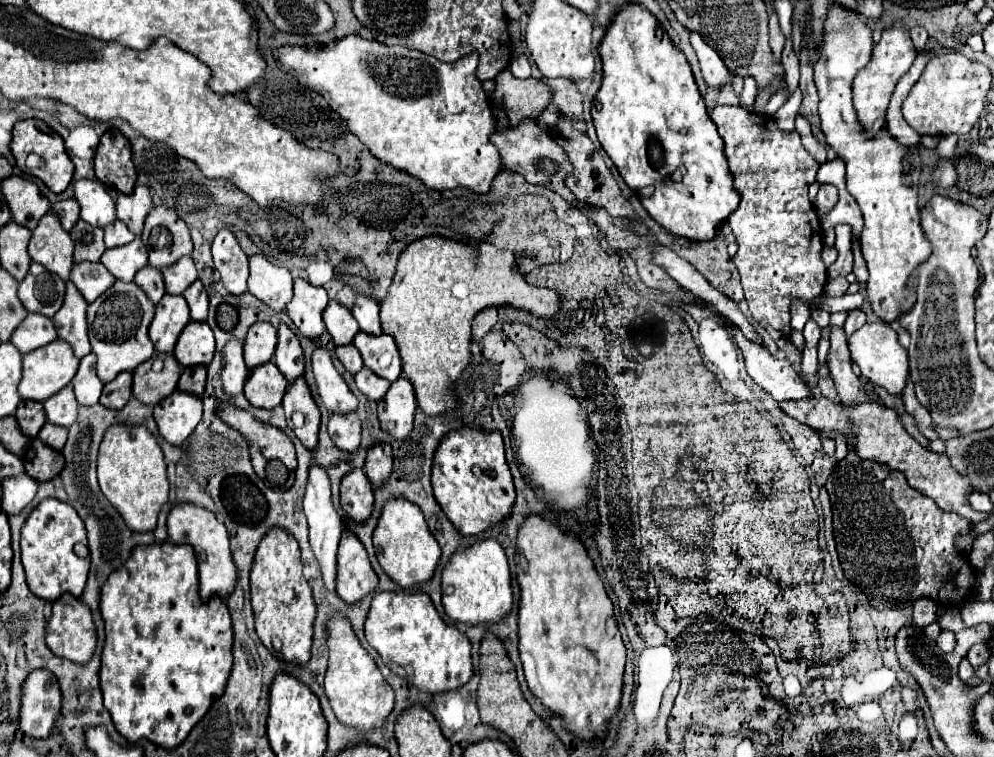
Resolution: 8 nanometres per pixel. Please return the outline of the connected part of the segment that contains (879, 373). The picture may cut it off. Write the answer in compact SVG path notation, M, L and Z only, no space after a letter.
M883 322L877 324L865 324L859 330L855 330L849 336L849 352L851 352L851 360L861 368L861 376L865 376L867 380L875 382L877 386L883 386L887 392L891 394L901 394L905 388L905 380L909 374L909 366L907 366L907 350L899 344L897 340L897 332Z

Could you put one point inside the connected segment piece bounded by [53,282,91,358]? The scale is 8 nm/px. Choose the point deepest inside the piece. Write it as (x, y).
(70, 322)

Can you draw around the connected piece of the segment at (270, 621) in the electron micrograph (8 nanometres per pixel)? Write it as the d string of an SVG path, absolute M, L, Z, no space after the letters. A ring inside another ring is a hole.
M273 526L261 538L251 564L251 606L255 630L261 642L277 654L279 660L307 664L311 658L315 602L311 586L303 578L303 564L297 540L283 528Z

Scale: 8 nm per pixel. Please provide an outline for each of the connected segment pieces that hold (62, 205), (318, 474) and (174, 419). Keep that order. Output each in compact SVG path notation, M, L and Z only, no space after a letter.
M61 200L61 202L55 202L51 206L51 212L59 214L59 220L61 220L61 226L69 232L71 226L79 220L79 204L77 200Z
M315 458L309 466L309 480L307 480L305 496L303 496L303 510L305 510L305 516L309 522L309 542L311 542L311 548L315 552L315 558L321 566L325 586L327 586L327 590L335 592L335 558L337 558L339 538L343 532L343 520L331 502L331 482L329 482L327 470L321 464L317 464Z
M173 390L155 404L153 414L161 436L171 444L181 446L201 420L201 398L183 390Z

